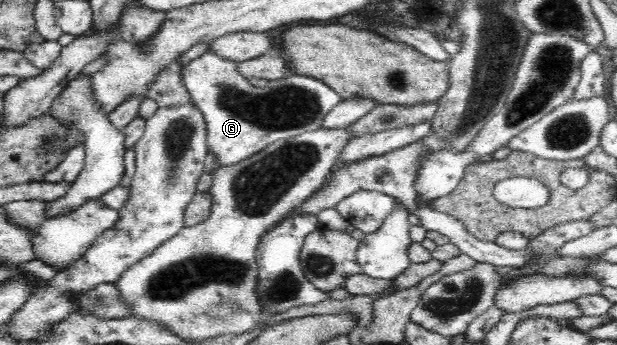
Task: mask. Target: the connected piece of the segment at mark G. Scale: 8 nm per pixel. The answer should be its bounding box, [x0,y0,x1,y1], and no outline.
[183,52,343,168]

